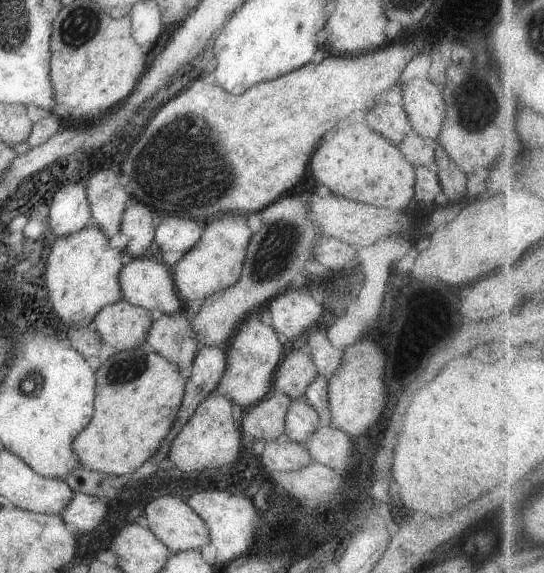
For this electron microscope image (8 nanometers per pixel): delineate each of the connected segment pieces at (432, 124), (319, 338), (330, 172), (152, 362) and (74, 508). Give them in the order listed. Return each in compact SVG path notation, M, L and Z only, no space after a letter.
M410 79L404 83L402 98L413 133L437 143L446 118L441 86L431 79Z
M312 330L306 340L306 351L312 356L312 360L317 368L317 374L329 380L330 376L338 370L342 352L336 350L330 340L326 338L326 332L322 330Z
M370 126L342 128L329 135L310 159L310 174L336 196L400 212L414 198L415 168L397 146L384 140Z
M142 348L111 355L96 370L95 376L94 416L72 442L72 450L78 456L80 466L88 470L98 470L116 477L133 474L161 449L162 442L168 438L184 400L187 379L176 364L160 356L160 353L146 353Z
M74 493L61 518L70 531L78 534L90 532L102 524L106 512L108 504L104 500L84 493Z

